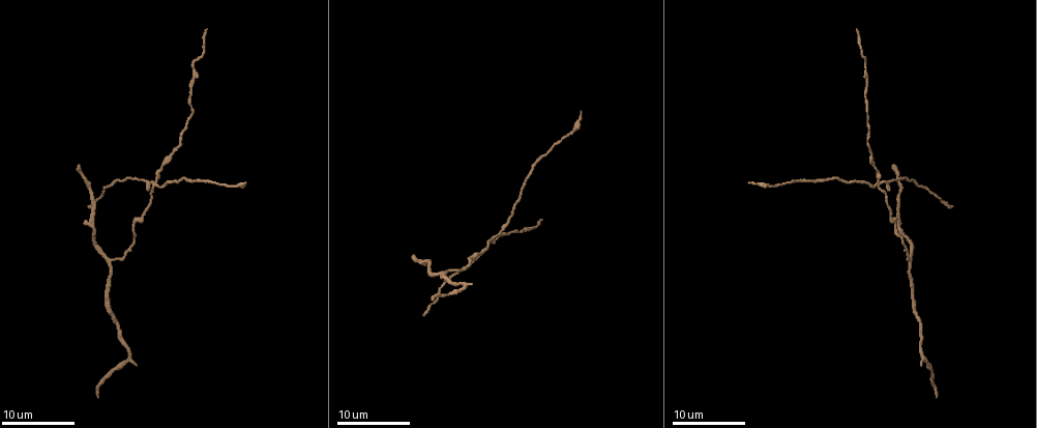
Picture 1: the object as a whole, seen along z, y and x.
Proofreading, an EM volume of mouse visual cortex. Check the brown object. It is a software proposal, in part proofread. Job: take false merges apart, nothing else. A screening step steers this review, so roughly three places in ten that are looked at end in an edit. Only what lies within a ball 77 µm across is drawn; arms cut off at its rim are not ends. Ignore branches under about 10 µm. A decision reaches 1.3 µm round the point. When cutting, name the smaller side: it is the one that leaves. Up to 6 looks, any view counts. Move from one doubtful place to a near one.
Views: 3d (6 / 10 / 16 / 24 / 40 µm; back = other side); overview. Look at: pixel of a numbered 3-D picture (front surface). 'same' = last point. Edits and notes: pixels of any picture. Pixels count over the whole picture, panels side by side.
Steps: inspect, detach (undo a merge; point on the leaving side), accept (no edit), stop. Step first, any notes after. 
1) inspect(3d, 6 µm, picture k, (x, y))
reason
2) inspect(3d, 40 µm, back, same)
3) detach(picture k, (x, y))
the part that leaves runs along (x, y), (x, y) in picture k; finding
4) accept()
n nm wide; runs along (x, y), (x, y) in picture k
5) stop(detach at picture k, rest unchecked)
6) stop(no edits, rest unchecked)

inspect(3d, 16 µm, picture 1, (137, 221))

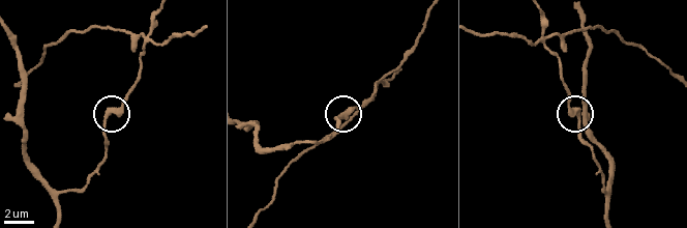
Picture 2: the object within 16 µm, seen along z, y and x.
inspect(3d, 6 µm, picture 2, (575, 115))

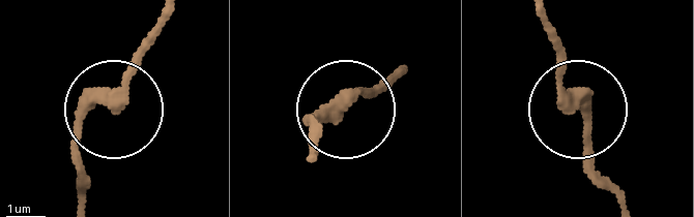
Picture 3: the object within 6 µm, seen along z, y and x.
accept()
350 nm wide; runs along (343, 102), (399, 76) in picture 3; one neuron here

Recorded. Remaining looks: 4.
inspect(3d, 6 µm, picture 1, (490, 241))
four arms meet

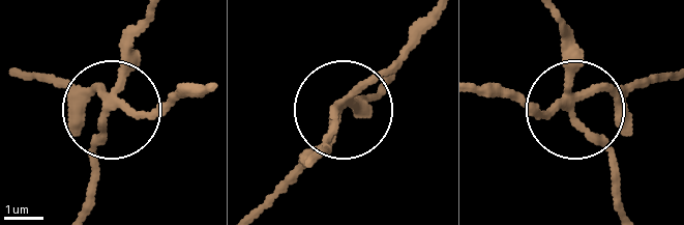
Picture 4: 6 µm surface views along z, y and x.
inspect(3d, 6 µm, back, picture 4, (348, 100))
from behind

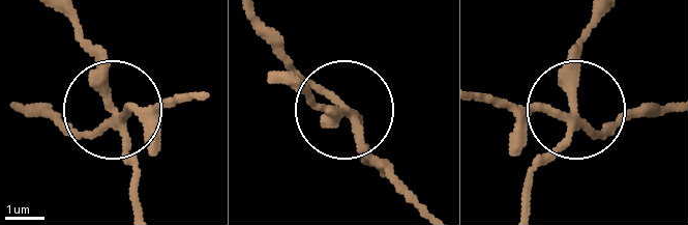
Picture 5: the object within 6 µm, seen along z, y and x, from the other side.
detach(picture 5, (150, 119))
the part that leaves runs along (114, 120), (78, 134), (22, 107) in picture 5; a second neuron is stuck on

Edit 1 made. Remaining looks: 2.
inspect(overview)
redraw

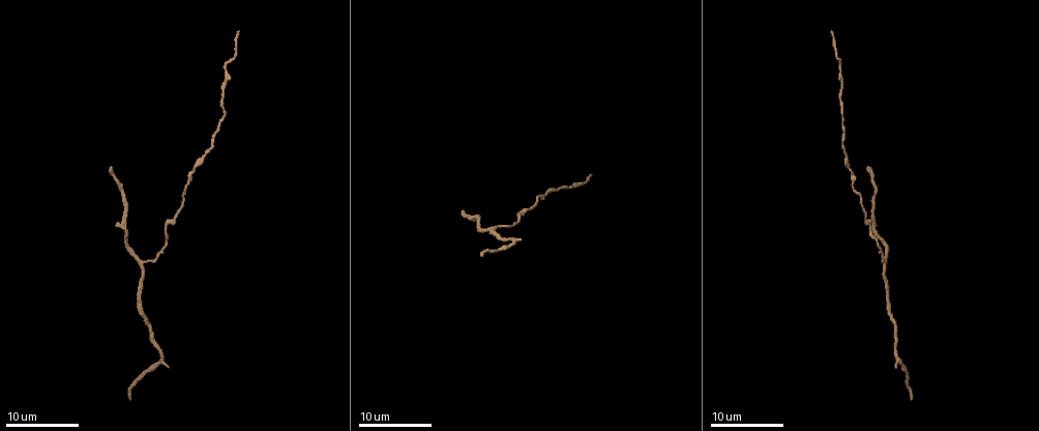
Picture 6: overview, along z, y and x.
inspect(3d, 10 µm, picture 6, (141, 265))
a fork

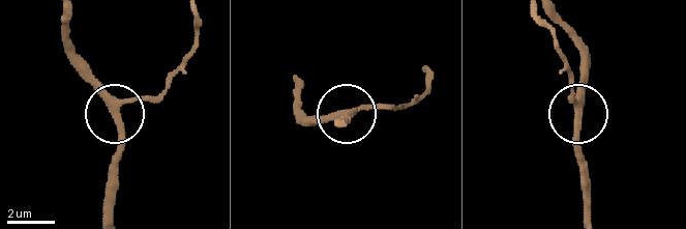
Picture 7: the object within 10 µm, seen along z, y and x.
accept()
3 arms; all the same neuron

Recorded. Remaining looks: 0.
stop(detach at picture 5, rest unchecked)

